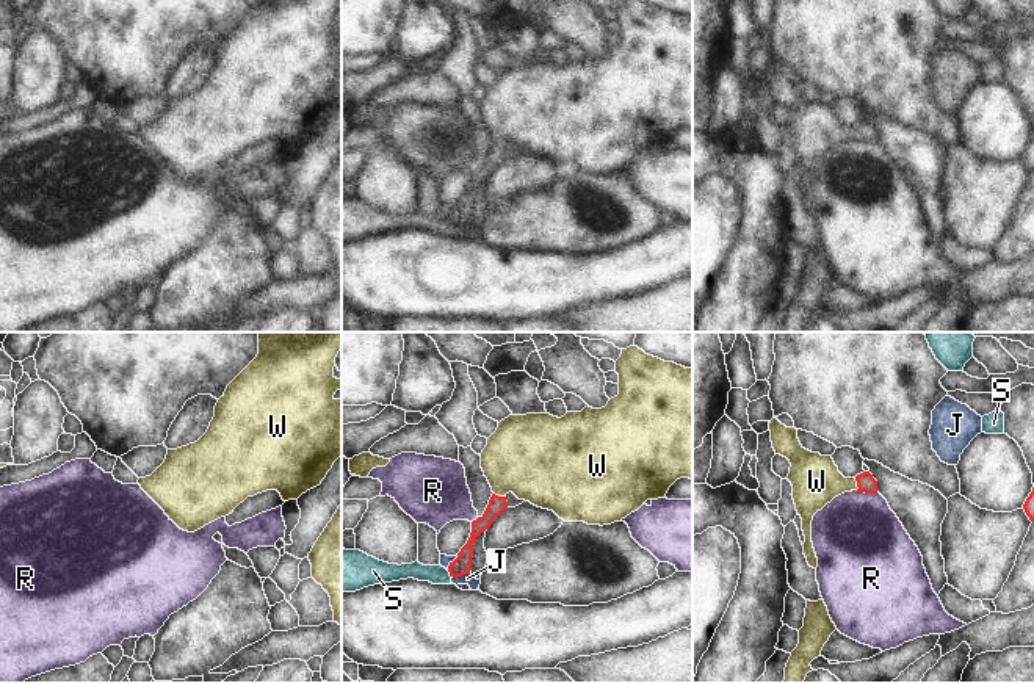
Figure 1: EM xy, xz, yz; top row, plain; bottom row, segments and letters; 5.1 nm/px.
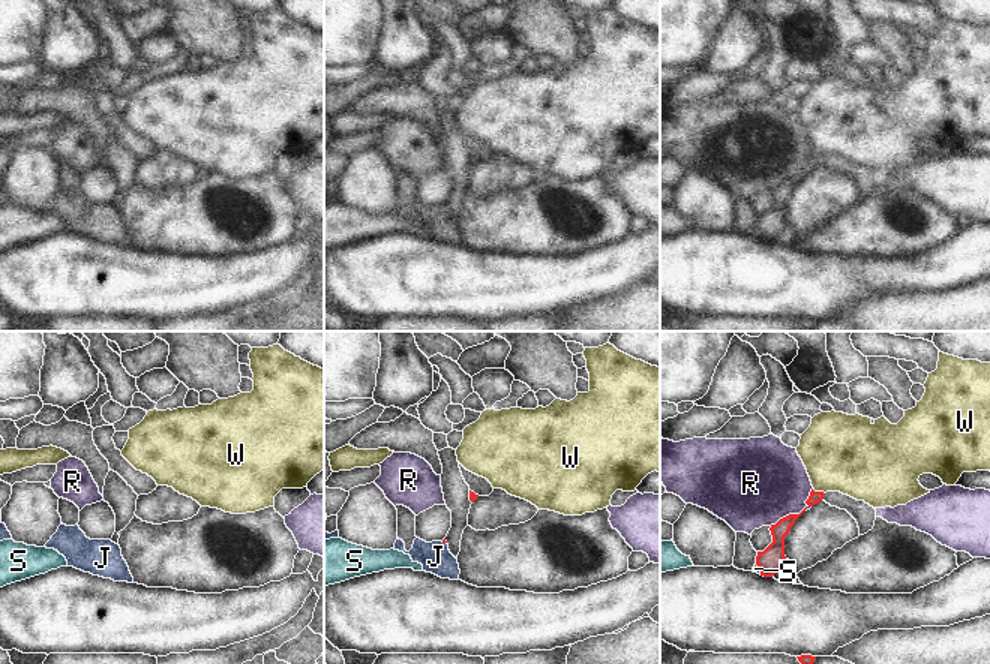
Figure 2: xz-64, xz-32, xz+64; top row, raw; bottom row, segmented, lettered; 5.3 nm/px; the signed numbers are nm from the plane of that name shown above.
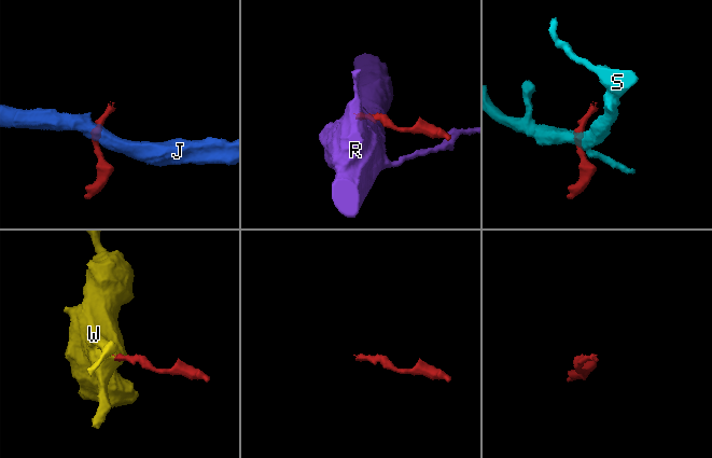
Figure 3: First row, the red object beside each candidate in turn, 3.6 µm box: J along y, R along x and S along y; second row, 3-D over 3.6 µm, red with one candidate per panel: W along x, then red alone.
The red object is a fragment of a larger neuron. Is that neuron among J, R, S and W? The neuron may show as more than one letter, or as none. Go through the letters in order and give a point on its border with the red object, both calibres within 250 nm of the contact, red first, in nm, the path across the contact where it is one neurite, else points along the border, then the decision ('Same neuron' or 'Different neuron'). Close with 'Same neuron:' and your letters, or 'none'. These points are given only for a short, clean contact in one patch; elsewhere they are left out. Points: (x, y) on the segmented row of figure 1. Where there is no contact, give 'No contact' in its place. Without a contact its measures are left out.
J: Touches red at xz (461, 575). Thickness 100 nm (red) against 60 nm. Boundary: xz (470, 569), (451, 577). Different neuron
R: Touches red at yz (864, 491). Thickness 90 nm (red) against 460 nm. Boundary: yz (851, 491), (876, 492). Different neuron
S: Touches red at xz (450, 574). Thickness 100 nm (red) against 100 nm. Boundary: xz (447, 570), (450, 577). Different neuron
W: Touches red at yz (857, 486). Thickness 90 nm (red) against 240 nm. Path across: yz (865, 481), (857, 486), (817, 481). Same neuron
Same neuron: W.

